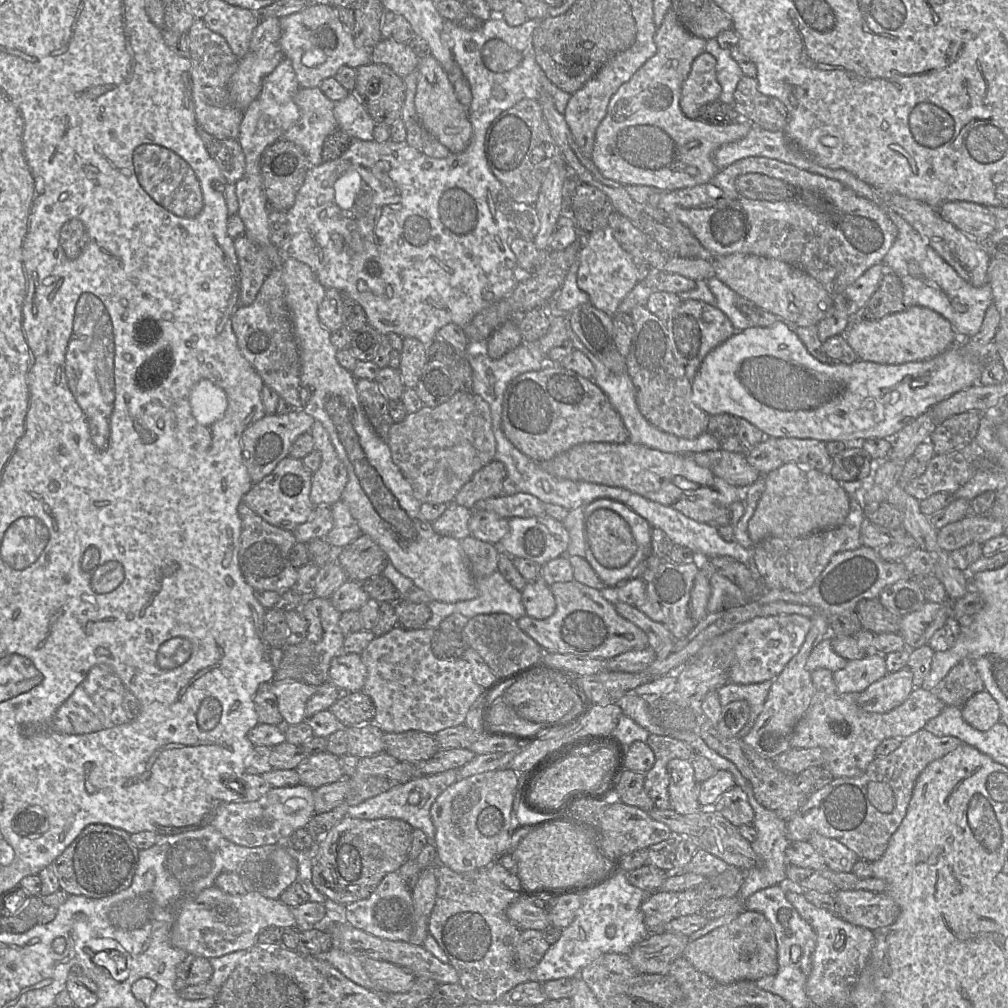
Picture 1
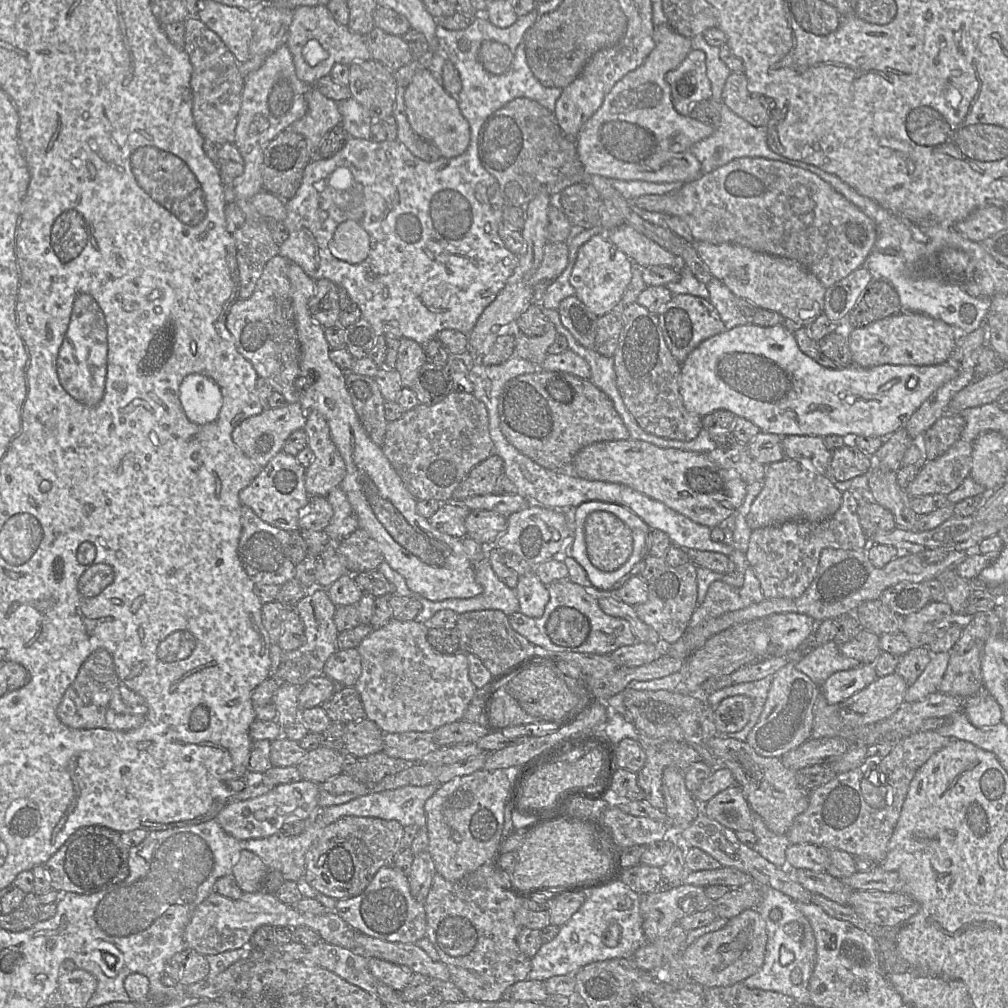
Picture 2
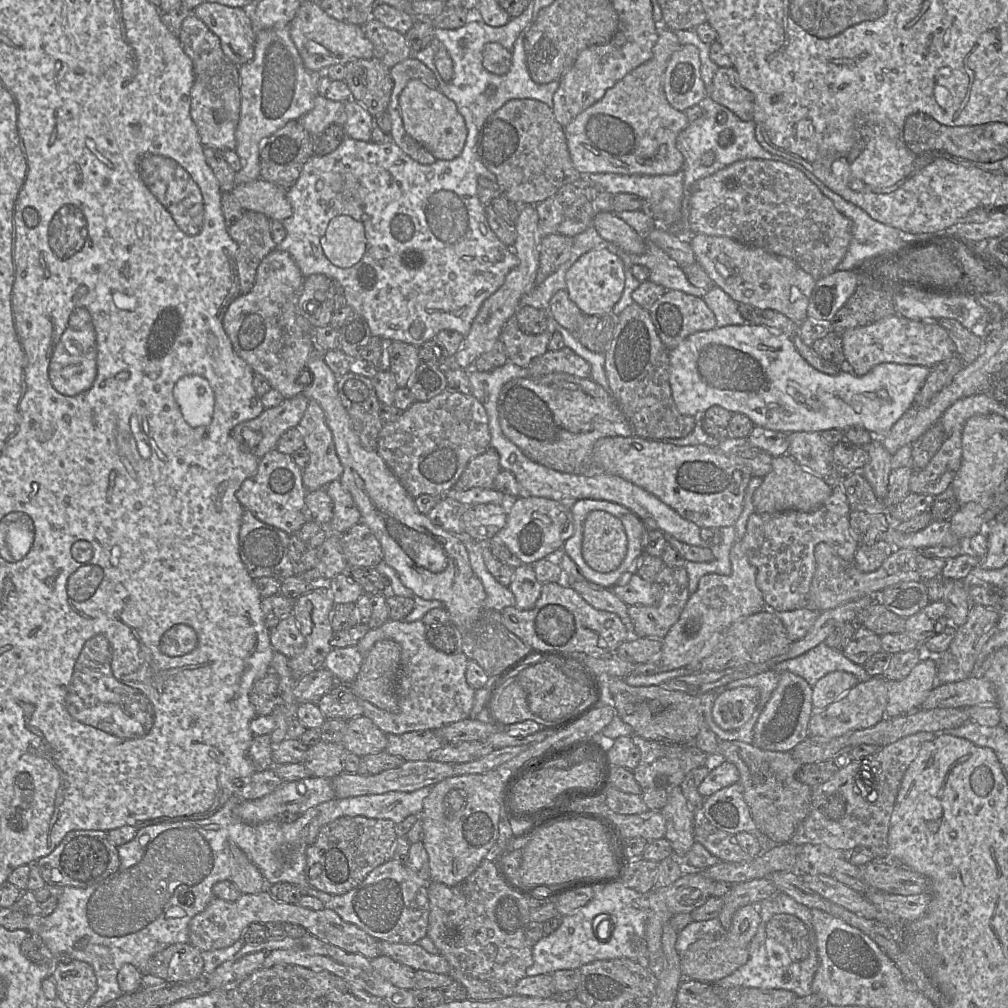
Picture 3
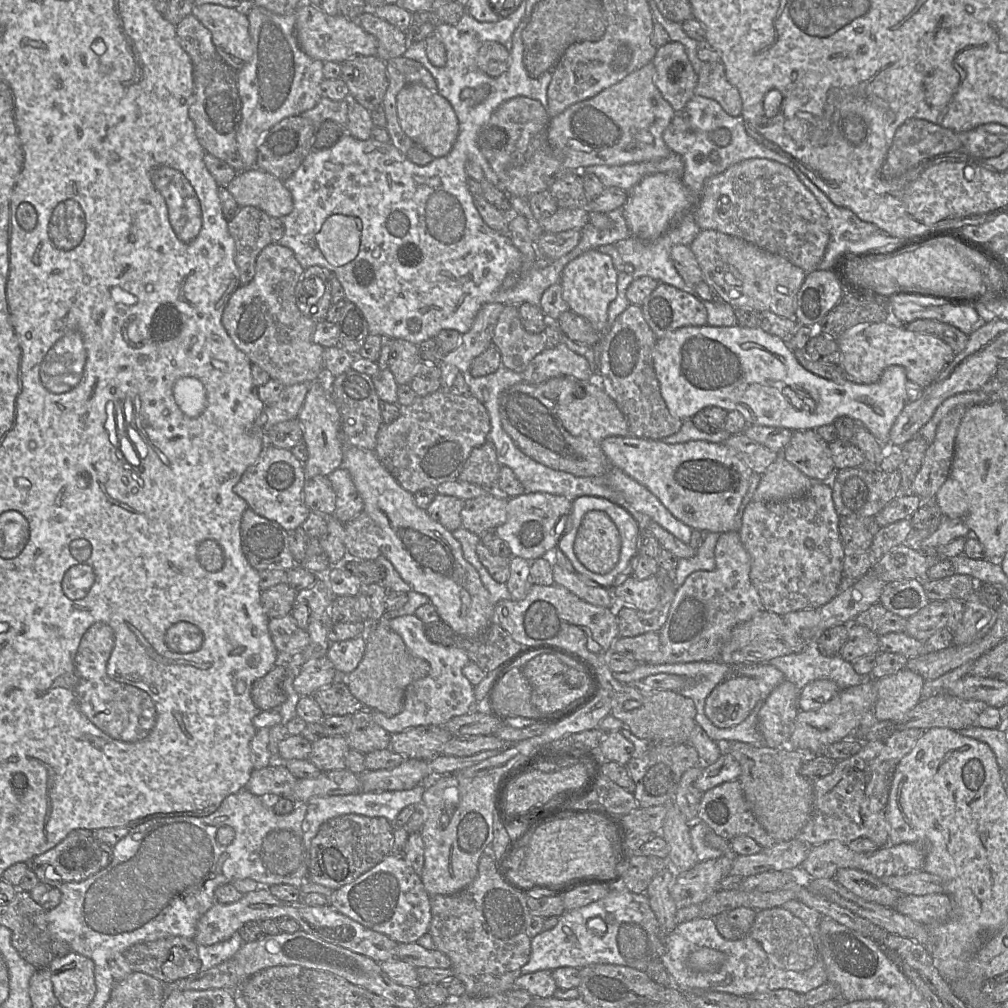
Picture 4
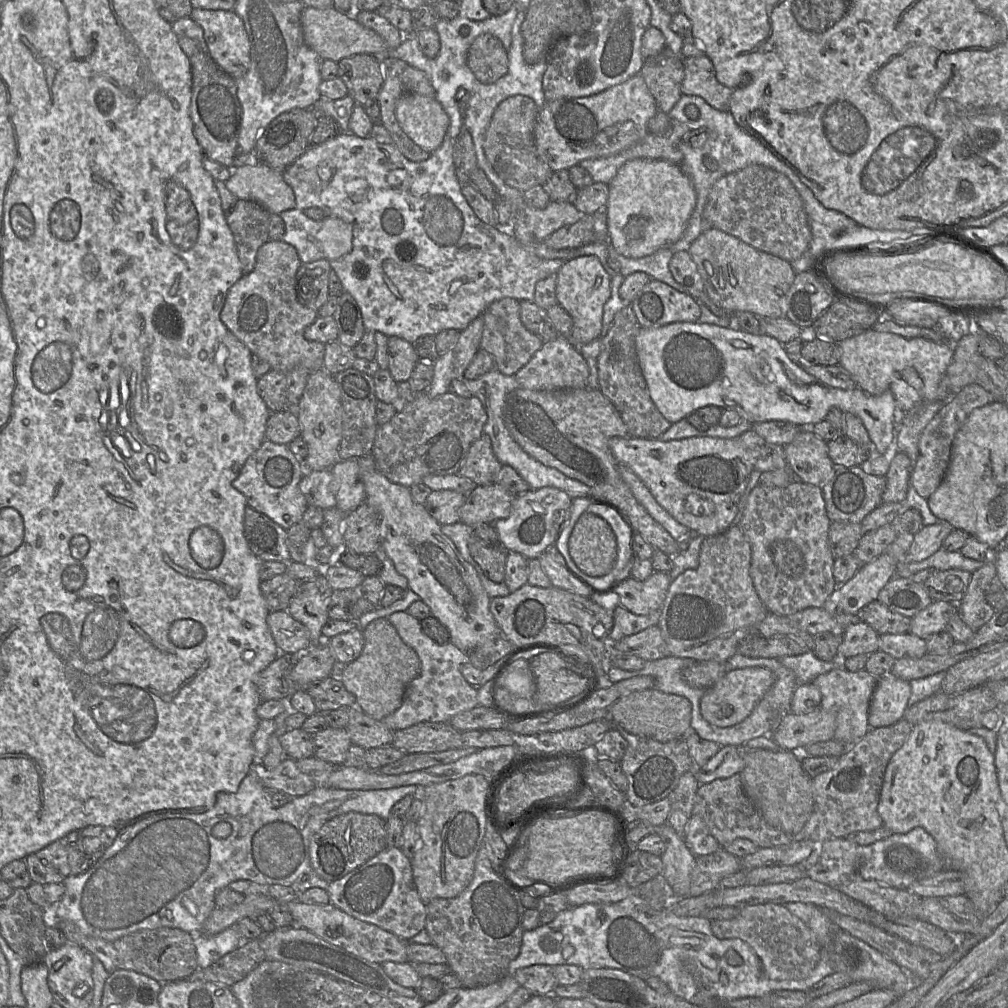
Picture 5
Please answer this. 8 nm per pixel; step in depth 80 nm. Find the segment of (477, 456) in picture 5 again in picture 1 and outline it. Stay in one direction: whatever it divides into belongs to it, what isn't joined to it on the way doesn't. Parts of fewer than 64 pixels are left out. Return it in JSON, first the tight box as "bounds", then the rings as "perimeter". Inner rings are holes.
{"bounds":[454,459,506,510],"perimeter":[[[494,459],[478,470],[459,490],[454,503],[474,510],[476,502],[501,495],[506,477],[505,465]]]}

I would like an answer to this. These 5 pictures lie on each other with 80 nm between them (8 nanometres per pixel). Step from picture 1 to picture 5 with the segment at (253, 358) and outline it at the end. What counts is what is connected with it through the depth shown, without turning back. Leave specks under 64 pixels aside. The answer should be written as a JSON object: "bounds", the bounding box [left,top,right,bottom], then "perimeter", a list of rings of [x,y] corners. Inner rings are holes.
{"bounds":[220,239,325,374],"perimeter":[[[269,239],[257,251],[256,263],[252,272],[243,275],[227,292],[220,320],[250,351],[268,362],[271,369],[284,374],[295,367],[305,367],[309,372],[324,369],[325,344],[309,341],[304,337],[305,329],[318,317],[312,310],[296,298],[295,277],[301,261],[296,249],[282,240]]]}

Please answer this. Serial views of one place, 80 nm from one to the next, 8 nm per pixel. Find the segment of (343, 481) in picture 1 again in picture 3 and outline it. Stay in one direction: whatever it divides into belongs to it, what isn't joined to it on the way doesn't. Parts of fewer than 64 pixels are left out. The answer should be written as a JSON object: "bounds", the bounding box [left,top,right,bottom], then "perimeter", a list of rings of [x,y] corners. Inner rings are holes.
{"bounds":[299,400,343,491],"perimeter":[[[309,400],[306,411],[299,423],[304,436],[304,446],[308,449],[310,458],[303,469],[303,484],[306,490],[314,491],[326,486],[343,474],[343,465],[339,459],[332,432],[326,422],[324,411],[315,400]]]}

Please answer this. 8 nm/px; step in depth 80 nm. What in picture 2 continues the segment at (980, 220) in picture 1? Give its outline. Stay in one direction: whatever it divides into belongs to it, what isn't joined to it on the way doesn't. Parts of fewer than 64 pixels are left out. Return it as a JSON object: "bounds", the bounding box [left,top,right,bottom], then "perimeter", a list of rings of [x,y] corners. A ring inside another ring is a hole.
{"bounds":[955,206,1005,243],"perimeter":[[[989,206],[975,210],[966,219],[955,224],[955,228],[971,241],[981,243],[1005,227],[1005,211]]]}

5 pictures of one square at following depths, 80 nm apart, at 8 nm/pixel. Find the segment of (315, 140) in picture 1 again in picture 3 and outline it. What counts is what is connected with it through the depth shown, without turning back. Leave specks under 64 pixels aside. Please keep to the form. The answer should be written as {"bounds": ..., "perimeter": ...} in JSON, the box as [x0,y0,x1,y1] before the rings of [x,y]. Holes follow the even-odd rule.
{"bounds":[297,94,347,137],"perimeter":[[[318,94],[314,107],[297,121],[313,136],[317,137],[330,124],[344,125],[347,120],[345,102],[333,101]]]}

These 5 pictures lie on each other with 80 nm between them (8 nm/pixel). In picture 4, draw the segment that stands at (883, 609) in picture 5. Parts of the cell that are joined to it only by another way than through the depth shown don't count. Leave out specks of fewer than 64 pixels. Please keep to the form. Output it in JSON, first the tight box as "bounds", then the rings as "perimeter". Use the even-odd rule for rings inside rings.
{"bounds":[854,602,907,636],"perimeter":[[[880,602],[858,614],[854,622],[865,626],[878,636],[905,632],[907,619],[887,610]]]}

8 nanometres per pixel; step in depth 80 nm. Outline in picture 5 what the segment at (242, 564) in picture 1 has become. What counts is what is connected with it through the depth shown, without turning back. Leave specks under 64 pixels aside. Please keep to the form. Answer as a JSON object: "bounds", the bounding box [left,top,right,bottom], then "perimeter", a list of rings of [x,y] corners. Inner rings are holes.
{"bounds":[244,505,291,562],"perimeter":[[[249,505],[244,513],[244,534],[251,551],[263,562],[291,560],[287,530]]]}

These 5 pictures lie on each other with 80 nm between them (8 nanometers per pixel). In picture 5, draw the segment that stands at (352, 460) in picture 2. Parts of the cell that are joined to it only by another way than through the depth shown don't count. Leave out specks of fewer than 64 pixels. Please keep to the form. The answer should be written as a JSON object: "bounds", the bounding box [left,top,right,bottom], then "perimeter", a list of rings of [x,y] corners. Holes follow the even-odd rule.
{"bounds":[358,454,499,653],"perimeter":[[[372,454],[358,458],[360,475],[364,484],[366,500],[381,516],[382,547],[398,573],[408,581],[408,588],[418,595],[431,610],[431,616],[449,631],[450,642],[462,652],[469,653],[490,641],[499,628],[490,611],[491,597],[484,589],[475,568],[461,556],[455,544],[442,531],[441,525],[427,512],[424,505],[415,502],[410,488],[390,482],[375,465]]]}

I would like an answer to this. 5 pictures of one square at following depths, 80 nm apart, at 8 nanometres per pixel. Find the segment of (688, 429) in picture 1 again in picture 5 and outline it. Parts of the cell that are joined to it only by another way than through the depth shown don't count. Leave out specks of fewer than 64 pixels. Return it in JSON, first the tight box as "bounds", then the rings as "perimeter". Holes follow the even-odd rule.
{"bounds":[598,305,672,439],"perimeter":[[[630,305],[616,313],[607,334],[602,338],[598,357],[599,390],[619,412],[627,426],[628,436],[640,439],[659,439],[672,423],[665,419],[651,399],[648,386],[636,354],[635,340],[641,329]]]}

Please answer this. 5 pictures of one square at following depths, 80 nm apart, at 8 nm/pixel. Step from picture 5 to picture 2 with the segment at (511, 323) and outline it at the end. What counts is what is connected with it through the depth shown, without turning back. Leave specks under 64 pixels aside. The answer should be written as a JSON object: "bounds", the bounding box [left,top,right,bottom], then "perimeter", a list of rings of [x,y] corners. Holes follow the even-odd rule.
{"bounds":[513,323,558,365],"perimeter":[[[549,323],[548,331],[542,336],[528,337],[513,326],[515,338],[514,355],[528,360],[536,365],[541,365],[548,356],[548,348],[554,343],[558,336],[553,324]]]}

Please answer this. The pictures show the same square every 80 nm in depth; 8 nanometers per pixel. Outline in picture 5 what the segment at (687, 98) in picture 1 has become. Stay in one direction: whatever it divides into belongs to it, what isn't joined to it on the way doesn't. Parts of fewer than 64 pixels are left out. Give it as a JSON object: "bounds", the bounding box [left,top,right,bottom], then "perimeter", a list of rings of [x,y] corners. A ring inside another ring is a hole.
{"bounds":[639,47,682,113],"perimeter":[[[665,47],[657,55],[645,59],[639,74],[653,95],[658,110],[669,113],[682,96],[682,56]]]}

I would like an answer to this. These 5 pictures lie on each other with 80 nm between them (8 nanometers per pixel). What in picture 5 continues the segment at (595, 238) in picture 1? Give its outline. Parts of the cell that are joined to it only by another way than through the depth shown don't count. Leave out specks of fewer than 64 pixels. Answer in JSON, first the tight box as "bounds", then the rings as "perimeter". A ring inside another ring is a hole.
{"bounds":[556,255,611,346],"perimeter":[[[583,255],[565,261],[556,274],[556,298],[572,317],[569,341],[583,346],[598,338],[602,331],[603,308],[611,296],[611,276],[594,255]]]}

